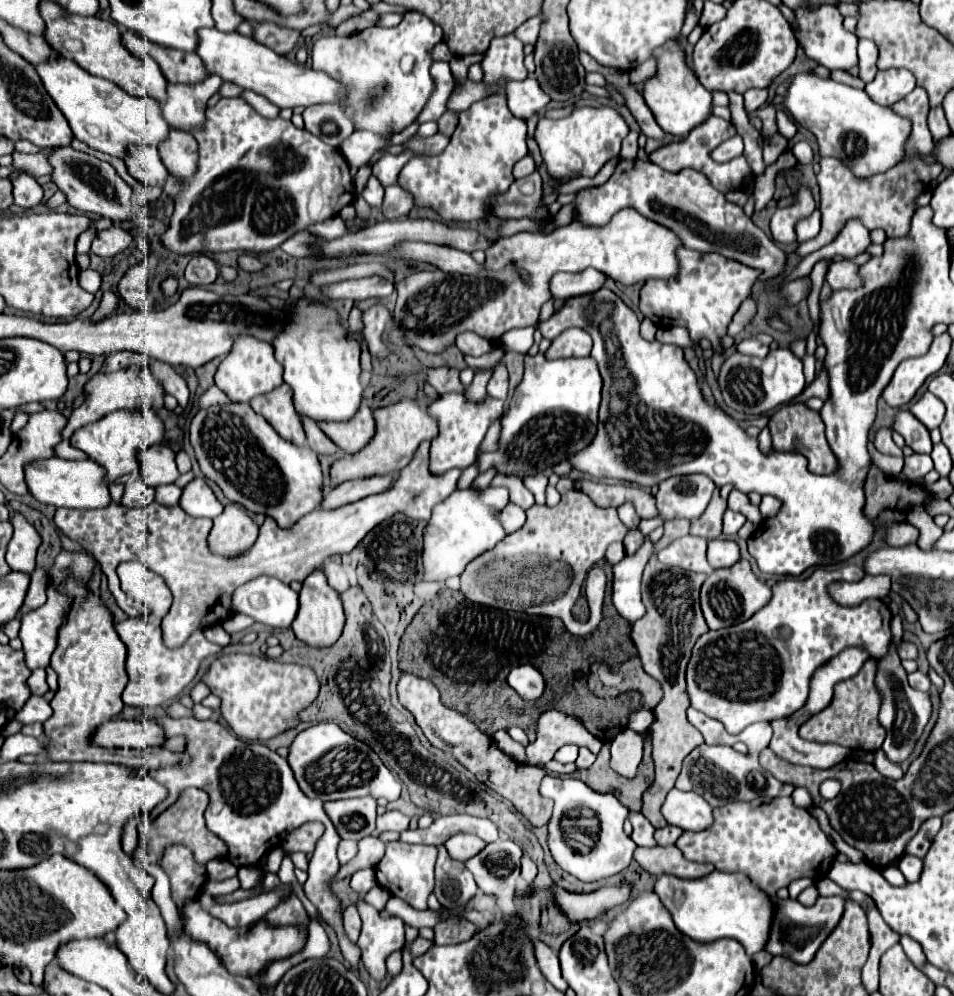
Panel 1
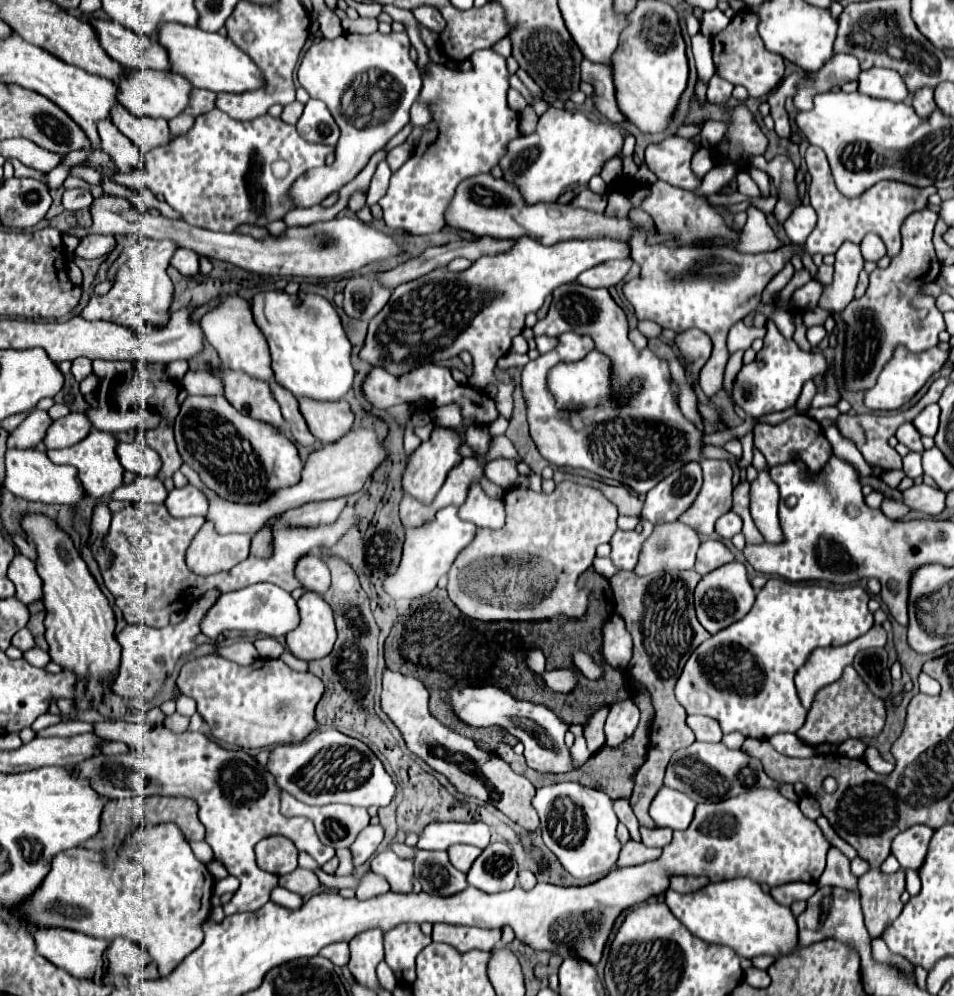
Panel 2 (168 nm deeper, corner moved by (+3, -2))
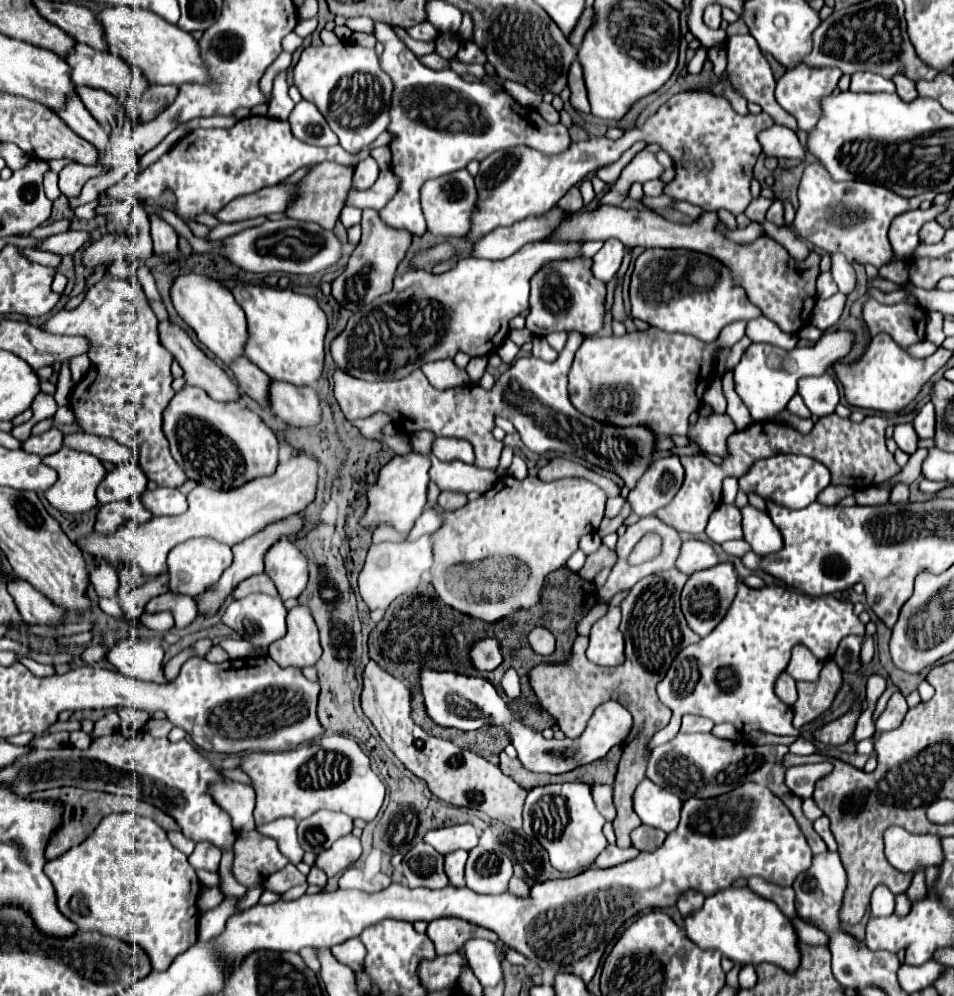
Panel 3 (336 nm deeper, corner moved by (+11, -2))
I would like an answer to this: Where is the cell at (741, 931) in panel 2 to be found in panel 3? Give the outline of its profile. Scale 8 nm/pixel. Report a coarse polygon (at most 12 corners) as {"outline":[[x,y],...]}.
{"outline":[[749,888],[685,918],[699,948],[797,970],[797,932]]}

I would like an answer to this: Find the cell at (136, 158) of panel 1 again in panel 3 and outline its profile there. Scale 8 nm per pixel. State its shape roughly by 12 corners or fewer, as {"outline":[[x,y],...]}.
{"outline":[[69,98],[61,116],[81,138],[105,154],[109,136],[85,110],[81,98]]}

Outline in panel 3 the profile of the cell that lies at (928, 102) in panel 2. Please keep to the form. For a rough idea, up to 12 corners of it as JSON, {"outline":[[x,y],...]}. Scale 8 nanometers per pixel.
{"outline":[[903,74],[893,78],[897,94],[911,102],[917,98],[915,82]]}

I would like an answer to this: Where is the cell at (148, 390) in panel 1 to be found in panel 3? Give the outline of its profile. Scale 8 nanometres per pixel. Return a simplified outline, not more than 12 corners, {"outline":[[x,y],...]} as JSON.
{"outline":[[51,428],[27,438],[21,450],[49,456],[63,446],[63,432]]}

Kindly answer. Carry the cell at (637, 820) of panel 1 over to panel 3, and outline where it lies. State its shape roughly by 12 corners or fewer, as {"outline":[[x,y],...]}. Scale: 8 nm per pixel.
{"outline":[[591,786],[595,806],[607,822],[617,814],[613,788]]}

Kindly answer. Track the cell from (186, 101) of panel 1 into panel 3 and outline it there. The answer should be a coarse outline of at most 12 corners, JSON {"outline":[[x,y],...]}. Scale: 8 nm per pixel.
{"outline":[[75,44],[65,56],[75,86],[135,100],[149,82],[109,52]]}

